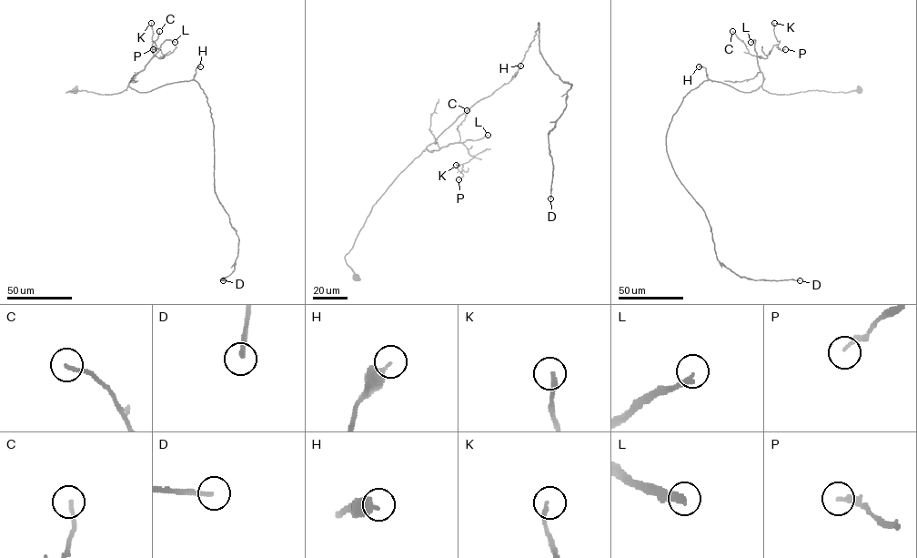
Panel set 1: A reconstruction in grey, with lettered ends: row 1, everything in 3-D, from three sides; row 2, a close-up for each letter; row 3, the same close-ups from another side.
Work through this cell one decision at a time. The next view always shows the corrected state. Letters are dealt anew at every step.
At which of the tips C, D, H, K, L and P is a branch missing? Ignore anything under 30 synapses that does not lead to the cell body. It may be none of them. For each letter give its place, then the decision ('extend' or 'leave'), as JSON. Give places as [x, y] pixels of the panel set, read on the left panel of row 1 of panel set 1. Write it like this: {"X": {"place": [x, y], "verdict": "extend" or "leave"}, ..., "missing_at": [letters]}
{"C": {"place": [159, 31], "verdict": "leave"}, "D": {"place": [223, 280], "verdict": "extend"}, "H": {"place": [200, 66], "verdict": "extend"}, "K": {"place": [151, 23], "verdict": "leave"}, "L": {"place": [175, 42], "verdict": "extend"}, "P": {"place": [153, 49], "verdict": "leave"}, "missing_at": ["D", "H", "L"]}

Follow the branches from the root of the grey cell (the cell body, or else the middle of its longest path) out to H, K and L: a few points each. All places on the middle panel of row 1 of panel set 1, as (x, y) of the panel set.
H: (356, 277), (344, 257), (351, 248), (373, 206), (428, 146), (477, 102), (507, 84), (520, 65)
K: (356, 277), (344, 257), (395, 178), (425, 149), (461, 142), (474, 157), (461, 172), (456, 165)
L: (356, 277), (344, 257), (372, 207), (395, 178), (425, 149), (438, 150), (488, 135)

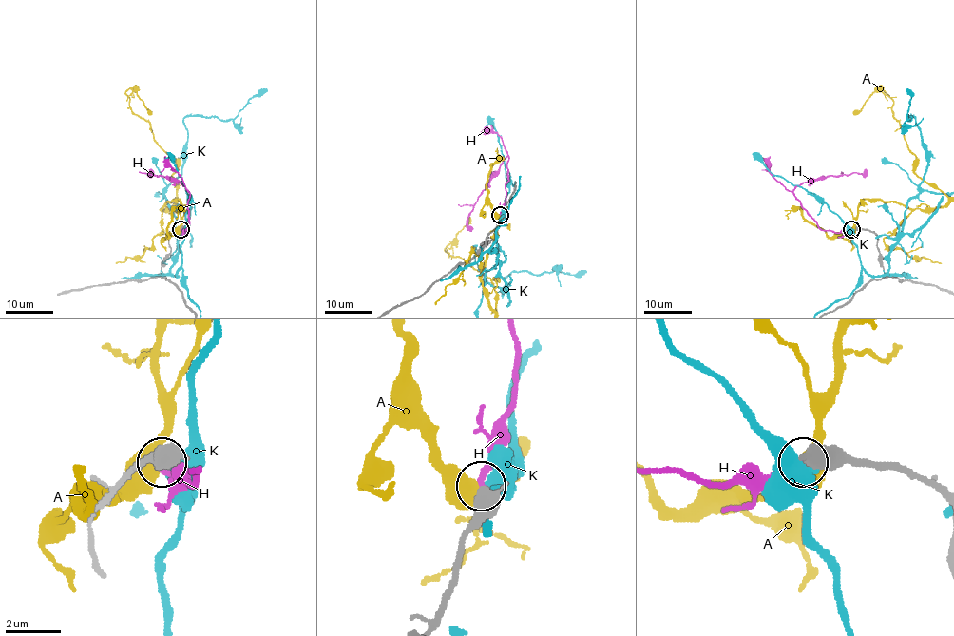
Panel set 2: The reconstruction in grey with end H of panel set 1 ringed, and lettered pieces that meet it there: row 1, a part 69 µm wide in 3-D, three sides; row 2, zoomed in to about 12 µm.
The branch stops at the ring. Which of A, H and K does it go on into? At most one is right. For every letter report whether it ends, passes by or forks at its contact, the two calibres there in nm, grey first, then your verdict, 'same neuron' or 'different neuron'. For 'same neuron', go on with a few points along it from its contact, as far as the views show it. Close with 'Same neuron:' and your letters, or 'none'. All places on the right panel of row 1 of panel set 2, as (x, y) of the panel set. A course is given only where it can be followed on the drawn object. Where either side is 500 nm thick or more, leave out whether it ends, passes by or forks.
A: 750/550 nm | different neuron
H: 650/190 nm | same neuron
K: 700/550 nm | different neuron
Same neuron: H

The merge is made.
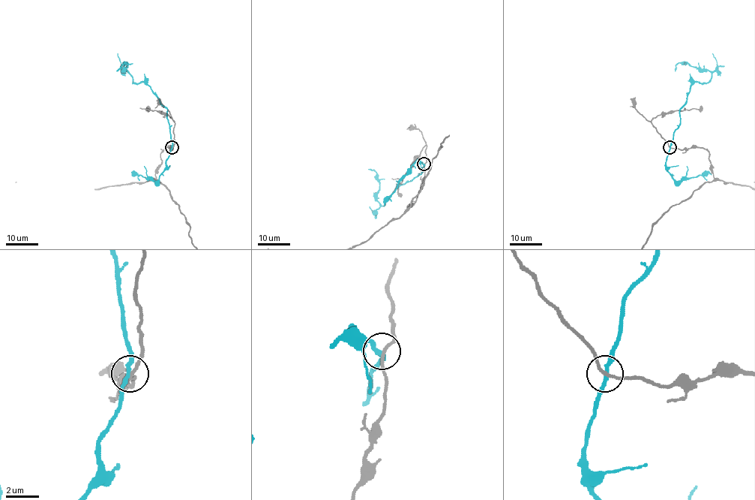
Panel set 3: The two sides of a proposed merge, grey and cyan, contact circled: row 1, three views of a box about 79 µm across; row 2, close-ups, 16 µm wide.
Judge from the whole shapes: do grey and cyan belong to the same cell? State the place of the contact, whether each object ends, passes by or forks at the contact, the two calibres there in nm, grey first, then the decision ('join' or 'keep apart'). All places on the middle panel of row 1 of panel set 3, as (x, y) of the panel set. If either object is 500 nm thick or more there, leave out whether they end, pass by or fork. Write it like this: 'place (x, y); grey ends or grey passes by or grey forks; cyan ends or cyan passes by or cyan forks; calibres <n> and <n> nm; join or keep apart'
place (423, 164); grey passes by; cyan passes by; calibres 170 and 240 nm; keep apart

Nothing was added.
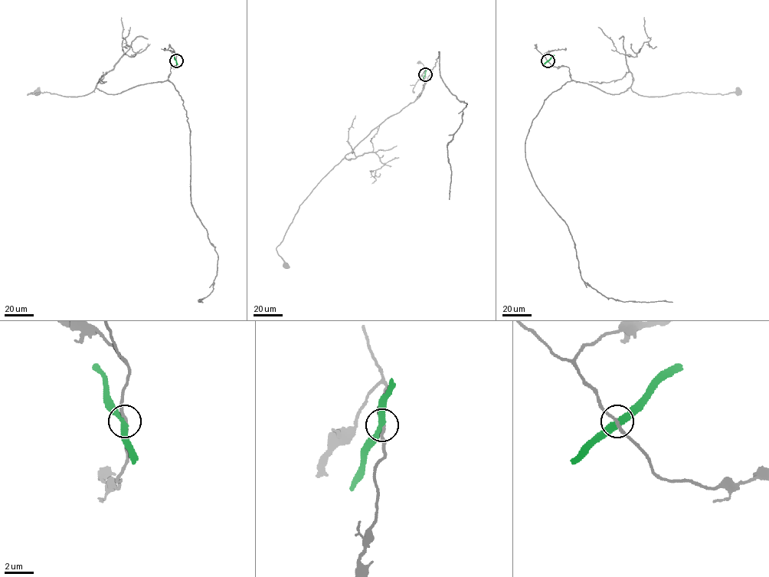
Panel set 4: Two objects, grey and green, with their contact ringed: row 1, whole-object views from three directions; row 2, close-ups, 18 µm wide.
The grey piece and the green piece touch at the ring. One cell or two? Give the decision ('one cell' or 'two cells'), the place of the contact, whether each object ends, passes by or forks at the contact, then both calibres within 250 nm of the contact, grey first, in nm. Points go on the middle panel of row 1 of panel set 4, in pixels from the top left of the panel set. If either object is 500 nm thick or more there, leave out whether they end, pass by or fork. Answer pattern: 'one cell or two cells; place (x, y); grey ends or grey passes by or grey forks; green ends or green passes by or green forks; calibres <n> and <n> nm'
two cells; place (425, 74); grey passes by; green passes by; calibres 170 and 400 nm

